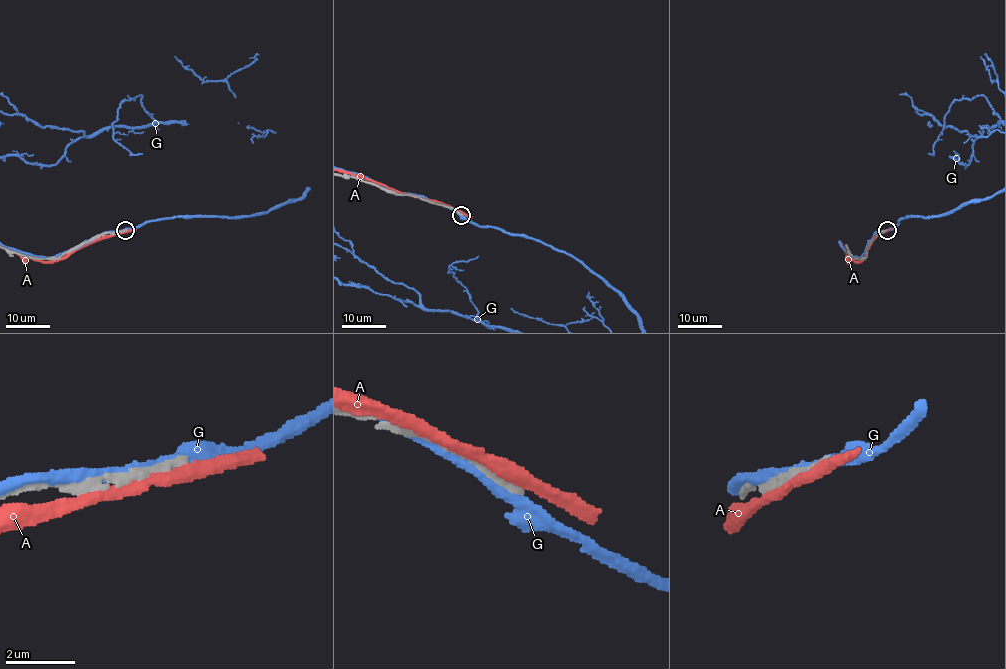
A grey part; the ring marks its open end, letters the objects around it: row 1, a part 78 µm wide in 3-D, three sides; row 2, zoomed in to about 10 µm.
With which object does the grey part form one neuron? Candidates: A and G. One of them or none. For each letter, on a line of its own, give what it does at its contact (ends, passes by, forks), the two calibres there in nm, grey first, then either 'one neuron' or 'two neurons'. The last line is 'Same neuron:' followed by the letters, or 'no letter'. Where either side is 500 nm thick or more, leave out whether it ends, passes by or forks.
A: it passes by; 240 nm thick on the grey side, 280 nm on the other; two neurons
G: it passes by; 240 nm thick on the grey side, 320 nm on the other; two neurons
Same neuron: no letter

